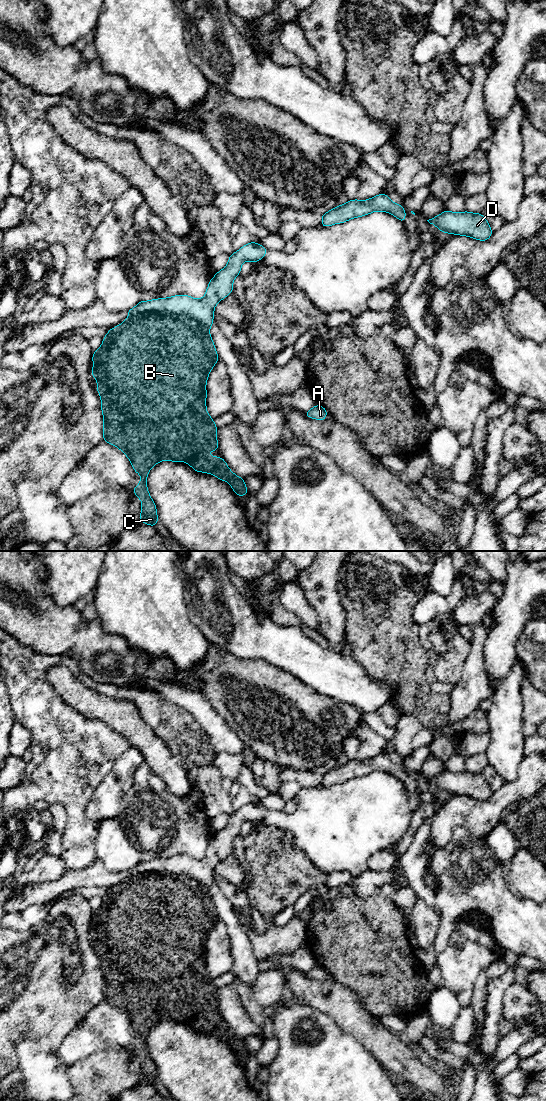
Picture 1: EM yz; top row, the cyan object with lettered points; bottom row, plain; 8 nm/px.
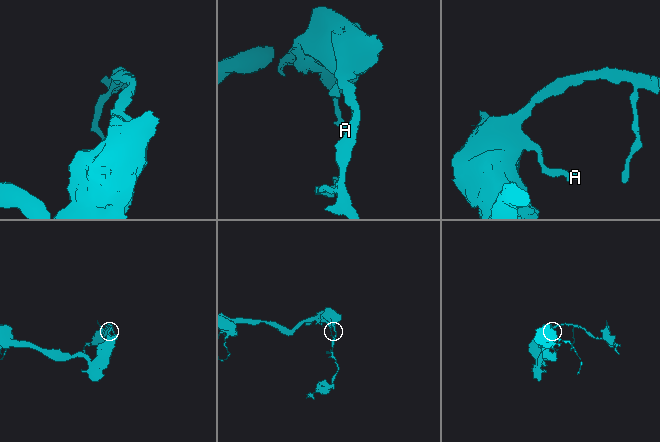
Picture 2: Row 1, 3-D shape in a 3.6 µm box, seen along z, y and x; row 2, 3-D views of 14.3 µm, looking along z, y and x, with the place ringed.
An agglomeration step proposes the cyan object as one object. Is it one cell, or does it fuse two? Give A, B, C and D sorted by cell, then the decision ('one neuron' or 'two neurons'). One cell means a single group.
groups A D / B C; two neurons

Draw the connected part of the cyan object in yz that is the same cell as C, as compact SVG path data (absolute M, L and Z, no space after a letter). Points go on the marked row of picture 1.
M147 312L125 320L108 330L102 345L92 356L92 376L97 380L103 413L103 439L118 447L131 461L136 473L141 475L140 484L132 490L142 502L139 520L150 526L158 523L154 501L147 490L147 475L157 463L183 461L196 472L215 475L230 484L237 496L246 496L248 490L243 478L235 475L222 457L197 456L198 451L217 451L217 426L206 409L206 382L212 368L219 360L210 333L187 316L170 313Z

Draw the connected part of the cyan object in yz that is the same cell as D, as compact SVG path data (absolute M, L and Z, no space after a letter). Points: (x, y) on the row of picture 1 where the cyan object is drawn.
M449 210L427 220L442 233L468 236L480 241L488 240L492 235L491 227L483 214L468 211L453 213Z

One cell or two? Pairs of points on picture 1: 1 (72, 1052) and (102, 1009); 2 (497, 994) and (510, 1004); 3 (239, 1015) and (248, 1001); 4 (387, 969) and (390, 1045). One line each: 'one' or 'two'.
1: one
2: two
3: two
4: two

